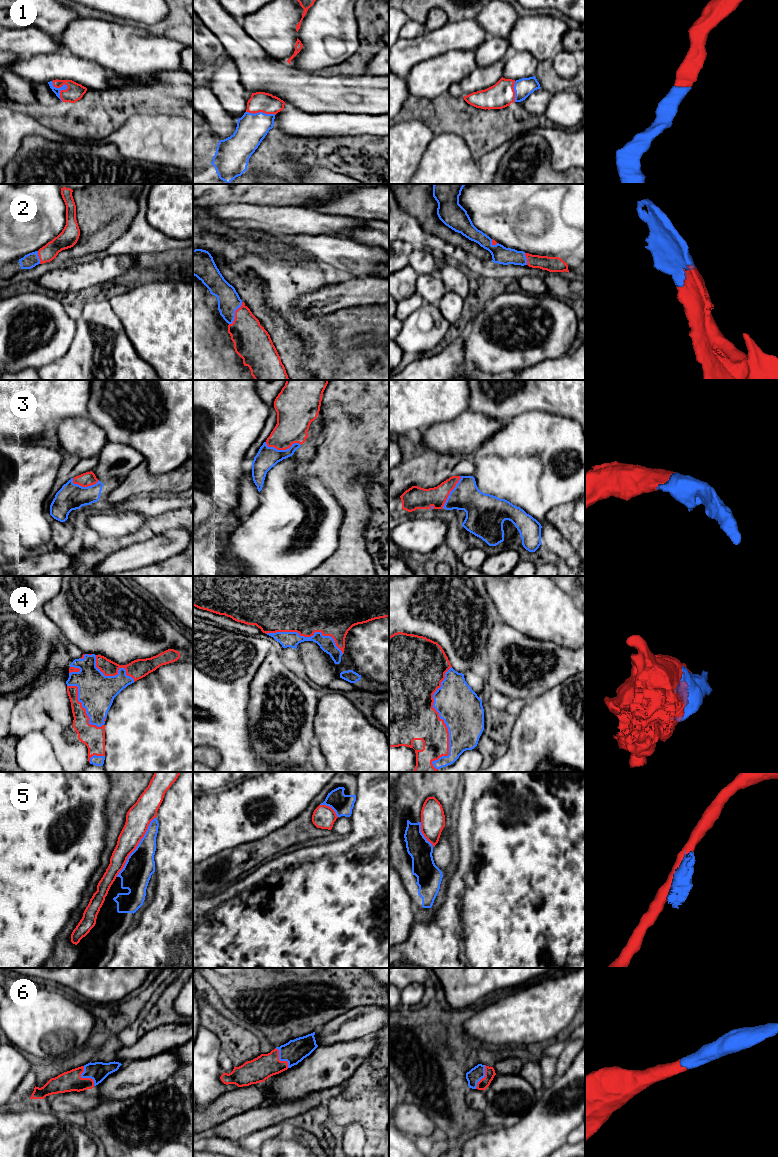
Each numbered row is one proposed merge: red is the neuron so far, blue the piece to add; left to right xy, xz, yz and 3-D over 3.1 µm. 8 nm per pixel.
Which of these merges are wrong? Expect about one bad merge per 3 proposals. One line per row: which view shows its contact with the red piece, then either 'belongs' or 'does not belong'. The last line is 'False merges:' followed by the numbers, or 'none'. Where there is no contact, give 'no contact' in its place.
1: meets red in xy; belongs
2: meets red in xz; belongs
3: meets red in xz; belongs
4: meets red in yz; belongs
5: meets red in xy; does not belong
6: meets red in xy; belongs
False merges: 5

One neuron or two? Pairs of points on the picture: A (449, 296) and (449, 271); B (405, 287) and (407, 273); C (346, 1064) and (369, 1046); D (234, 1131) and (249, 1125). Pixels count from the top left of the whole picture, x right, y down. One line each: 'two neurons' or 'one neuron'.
A: two neurons
B: one neuron
C: one neuron
D: one neuron

